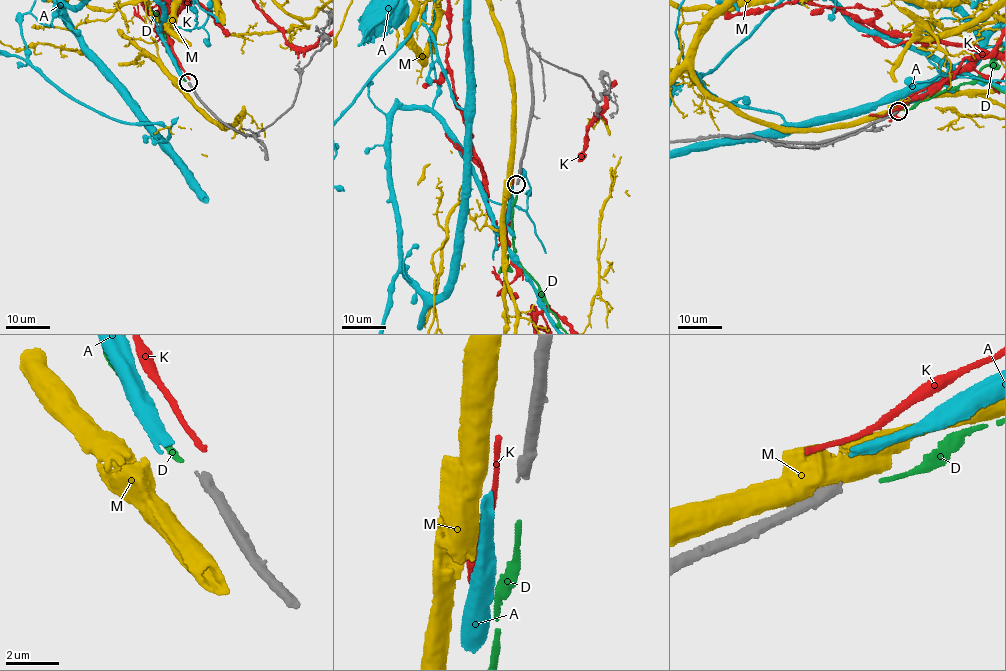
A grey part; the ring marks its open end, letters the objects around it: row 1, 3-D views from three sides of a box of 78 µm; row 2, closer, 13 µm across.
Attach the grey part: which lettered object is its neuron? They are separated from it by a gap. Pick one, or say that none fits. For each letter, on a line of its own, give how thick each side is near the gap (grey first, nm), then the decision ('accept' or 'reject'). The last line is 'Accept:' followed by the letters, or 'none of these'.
A: calibres 340 and 340 nm; reject
D: calibres 340 and 160 nm; reject
K: calibres 340 and 240 nm; reject
M: calibres 340 and 850 nm; reject
Accept: none of these

